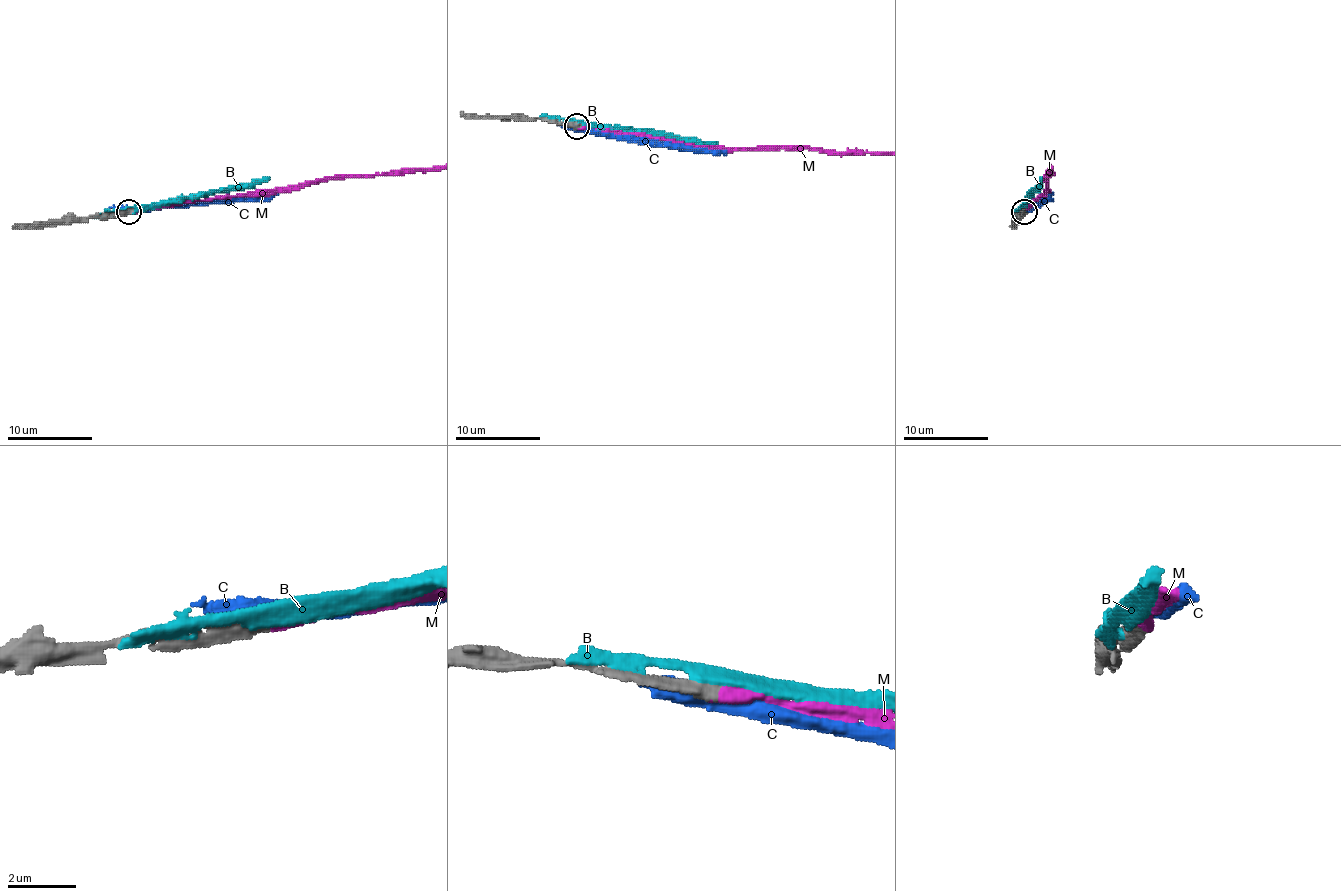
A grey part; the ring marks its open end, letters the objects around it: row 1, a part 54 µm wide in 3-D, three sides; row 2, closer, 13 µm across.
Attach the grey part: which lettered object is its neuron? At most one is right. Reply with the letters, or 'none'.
M

